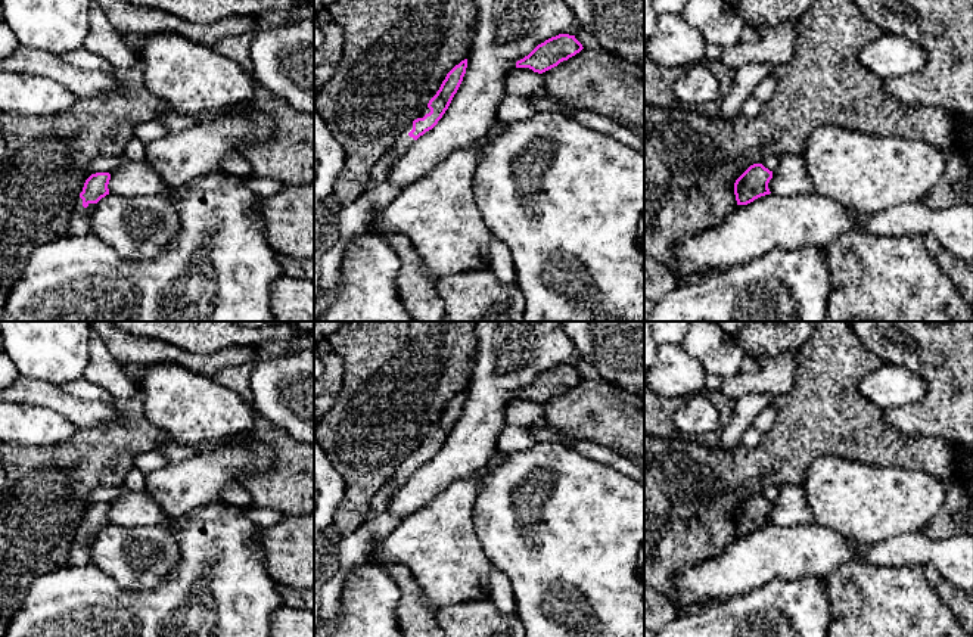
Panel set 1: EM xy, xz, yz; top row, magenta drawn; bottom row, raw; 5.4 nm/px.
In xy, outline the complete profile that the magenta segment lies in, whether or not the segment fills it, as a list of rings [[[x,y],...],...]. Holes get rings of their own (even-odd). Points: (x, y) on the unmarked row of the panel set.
[[[96,503],[91,504],[80,523],[80,529],[72,541],[68,565],[69,566],[86,566],[91,563],[91,544],[96,534],[109,525],[111,504],[109,503]]]

